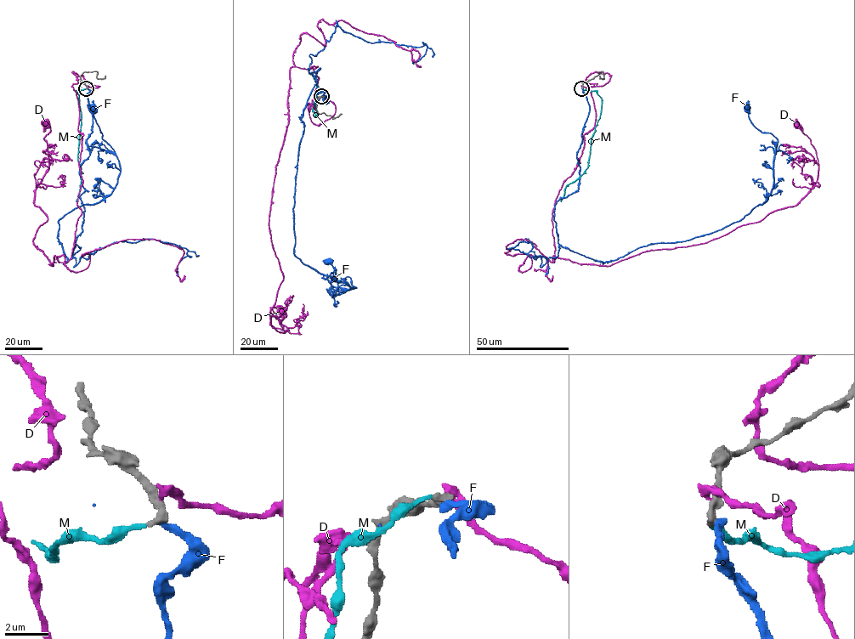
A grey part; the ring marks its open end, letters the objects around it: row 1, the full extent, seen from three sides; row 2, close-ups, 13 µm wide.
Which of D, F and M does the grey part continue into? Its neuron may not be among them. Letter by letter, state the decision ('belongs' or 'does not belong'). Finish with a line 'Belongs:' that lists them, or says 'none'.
D: does not belong
F: does not belong
M: belongs
Belongs: M

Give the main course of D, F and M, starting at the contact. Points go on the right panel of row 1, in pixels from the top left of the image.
D: (582, 87), (610, 76), (586, 78), (552, 262), (795, 206), (818, 167), (797, 124)
F: (582, 88), (579, 189), (554, 221), (558, 243), (604, 262), (711, 234), (767, 200), (778, 140), (747, 109)
M: (582, 88), (596, 91), (602, 99), (600, 118), (591, 140), (587, 168), (567, 186), (561, 201)

